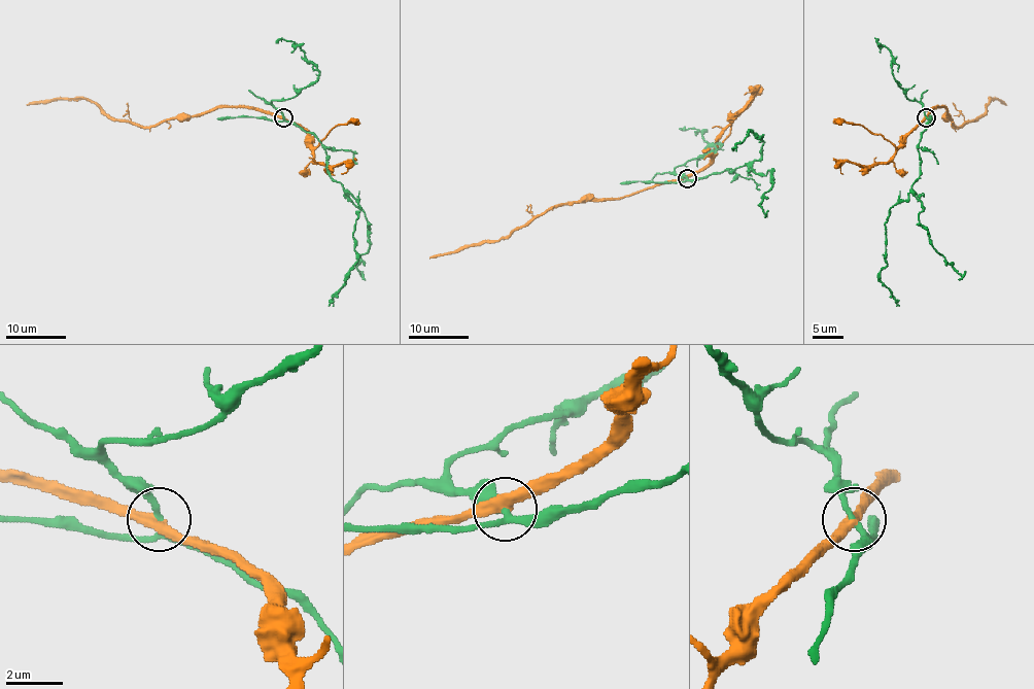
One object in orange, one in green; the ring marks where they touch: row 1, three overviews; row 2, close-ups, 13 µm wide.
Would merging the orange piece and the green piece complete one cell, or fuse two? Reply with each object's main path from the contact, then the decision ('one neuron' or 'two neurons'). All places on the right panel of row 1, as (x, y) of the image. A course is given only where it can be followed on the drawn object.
course orange (926, 117), (936, 107), (944, 107), (956, 127), (975, 121), (991, 99), (1006, 105); course green (926, 117), (919, 144), (920, 175), (909, 196), (890, 208), (885, 233), (887, 265), (881, 281), (897, 305); two neurons

